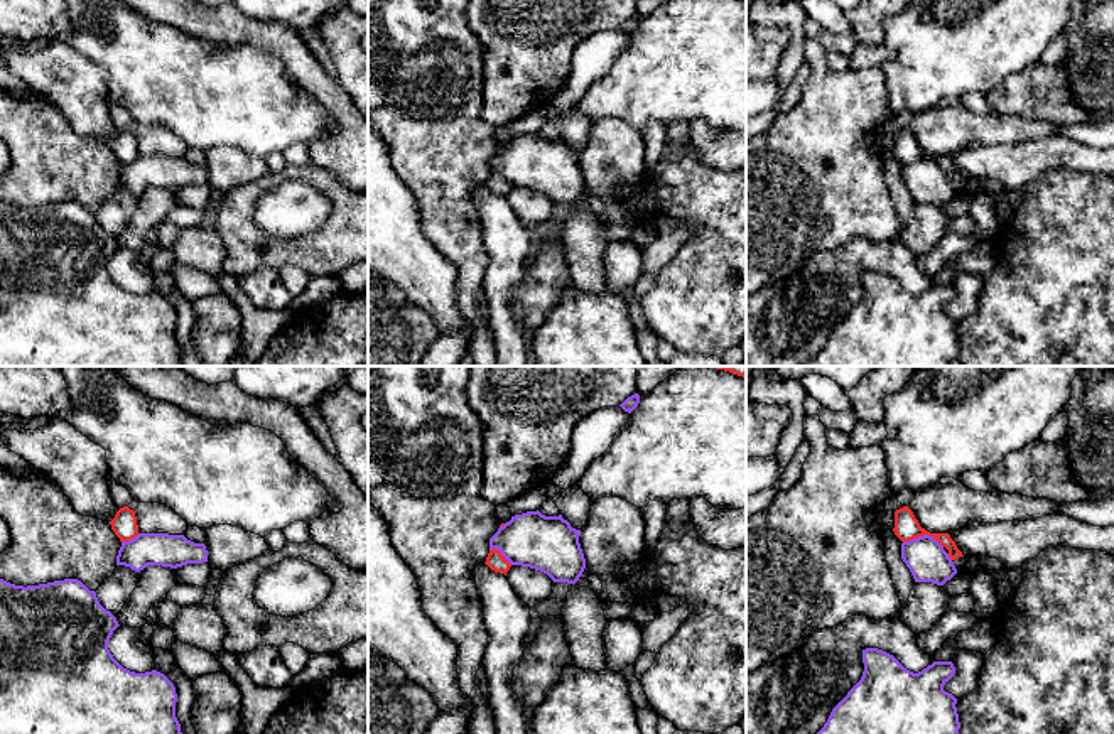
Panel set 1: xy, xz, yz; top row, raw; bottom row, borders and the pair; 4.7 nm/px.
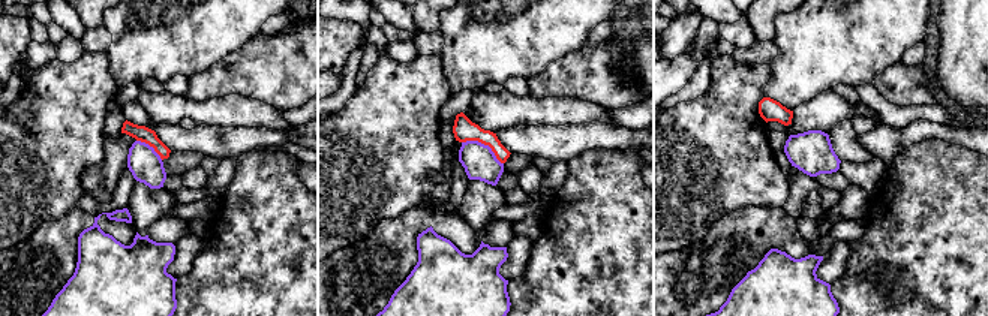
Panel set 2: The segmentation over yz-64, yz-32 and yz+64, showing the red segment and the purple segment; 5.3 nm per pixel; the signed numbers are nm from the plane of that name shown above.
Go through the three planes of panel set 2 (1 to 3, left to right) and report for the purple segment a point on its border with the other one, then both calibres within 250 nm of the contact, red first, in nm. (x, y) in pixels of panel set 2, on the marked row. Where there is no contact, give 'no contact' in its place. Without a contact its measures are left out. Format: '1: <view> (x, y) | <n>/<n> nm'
1: yz-64 (150, 146) | 90/180 nm
2: yz-32 (485, 144) | 120/180 nm
3: no contact

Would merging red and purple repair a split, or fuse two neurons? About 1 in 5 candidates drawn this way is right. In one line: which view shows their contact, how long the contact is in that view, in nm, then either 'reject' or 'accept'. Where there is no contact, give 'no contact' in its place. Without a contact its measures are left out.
yz | 190 nm | reject

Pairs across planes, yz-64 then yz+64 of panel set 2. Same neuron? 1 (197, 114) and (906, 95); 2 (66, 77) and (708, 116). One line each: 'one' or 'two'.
1: two
2: one

